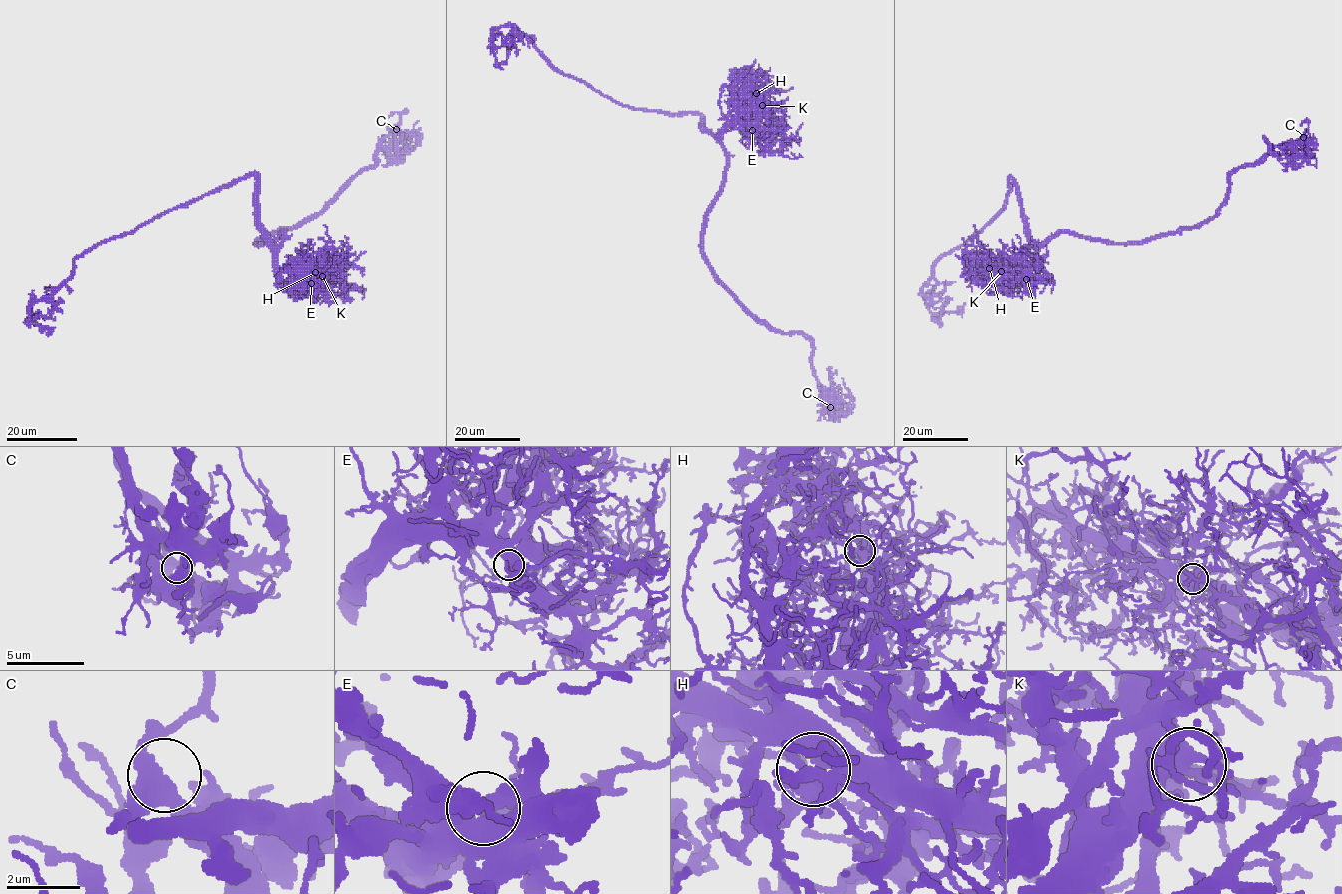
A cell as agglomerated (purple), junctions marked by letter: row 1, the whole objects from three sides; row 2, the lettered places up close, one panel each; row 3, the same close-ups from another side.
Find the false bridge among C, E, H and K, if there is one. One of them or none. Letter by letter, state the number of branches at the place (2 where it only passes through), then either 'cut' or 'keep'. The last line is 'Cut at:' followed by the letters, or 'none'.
C: branches 3; keep
E: branches 3; keep
H: branches 3; keep
K: branches 3; keep
Cut at: none

